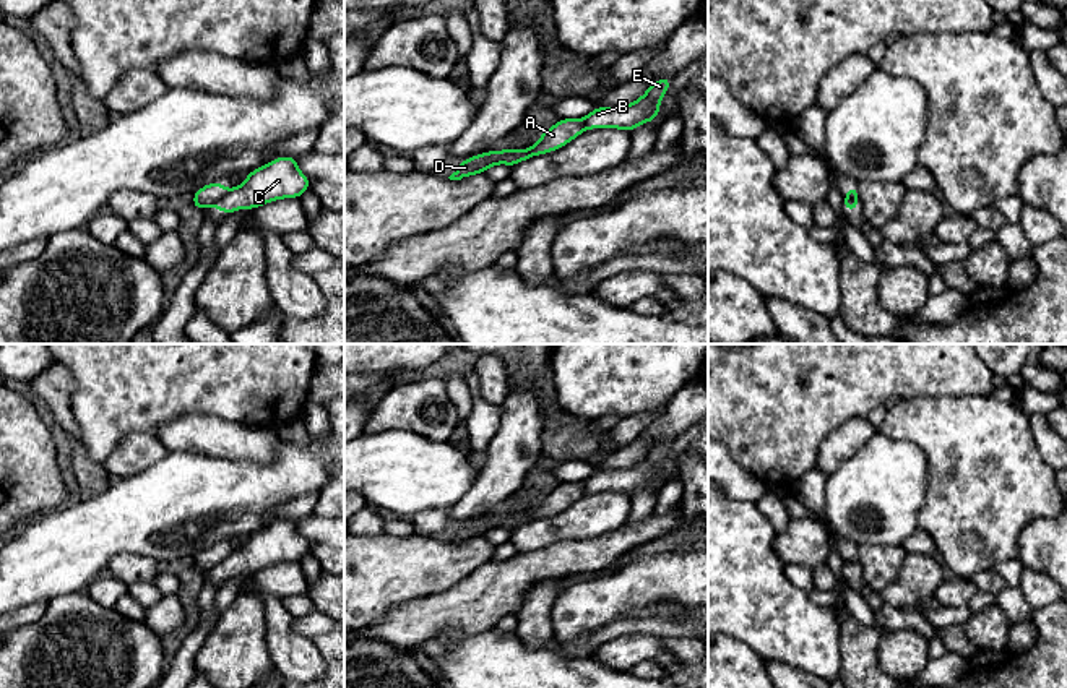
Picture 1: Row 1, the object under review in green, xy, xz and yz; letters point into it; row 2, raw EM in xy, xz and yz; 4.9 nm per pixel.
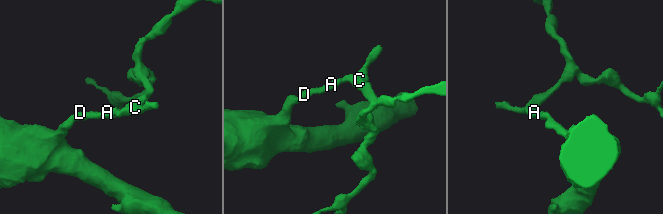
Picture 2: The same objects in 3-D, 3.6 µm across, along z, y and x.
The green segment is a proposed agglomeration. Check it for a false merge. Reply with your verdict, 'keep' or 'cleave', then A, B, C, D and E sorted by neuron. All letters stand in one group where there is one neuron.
cleave; groups A D / B C E

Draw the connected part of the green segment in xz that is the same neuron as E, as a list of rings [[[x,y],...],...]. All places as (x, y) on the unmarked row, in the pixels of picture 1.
[[[671,440],[654,445],[641,461],[627,469],[594,471],[585,480],[585,493],[617,492],[632,497],[637,490],[659,480],[659,467],[672,446]]]

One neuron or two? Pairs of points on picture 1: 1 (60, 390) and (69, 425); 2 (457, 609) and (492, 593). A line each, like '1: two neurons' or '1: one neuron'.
1: one neuron
2: one neuron

